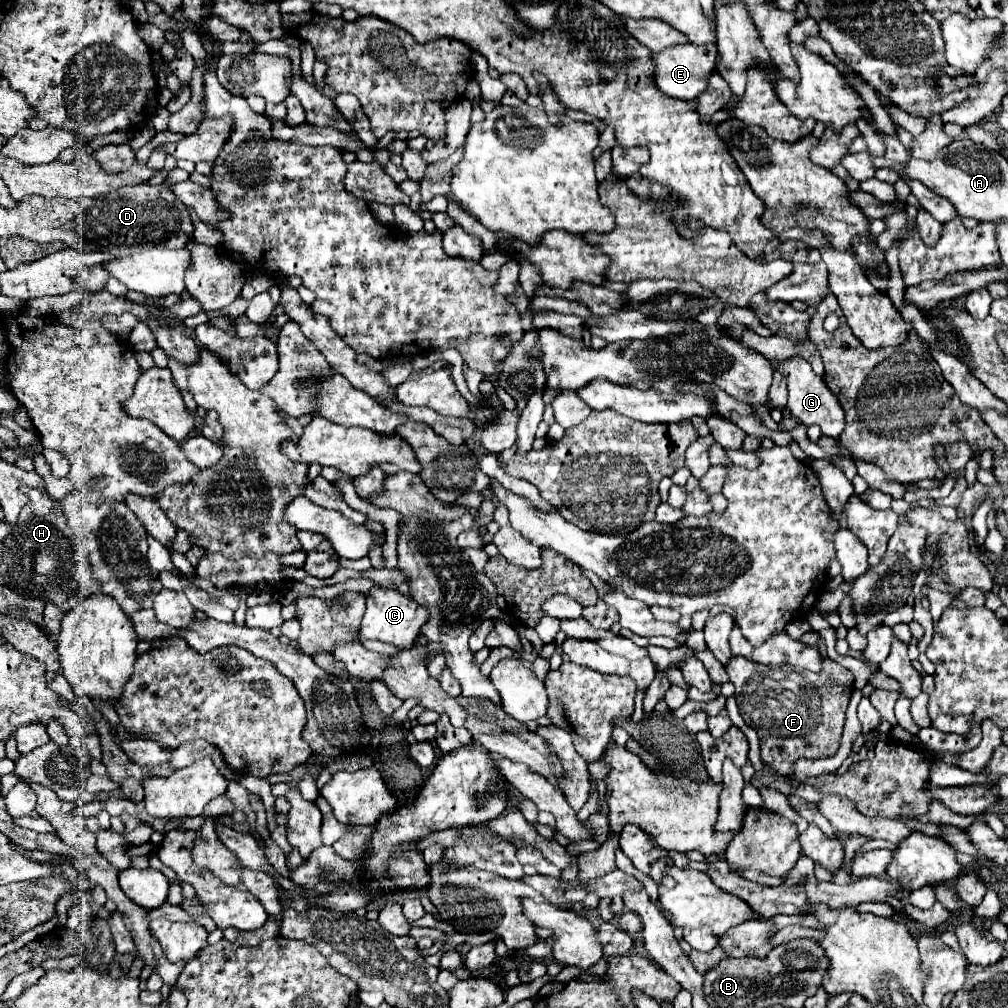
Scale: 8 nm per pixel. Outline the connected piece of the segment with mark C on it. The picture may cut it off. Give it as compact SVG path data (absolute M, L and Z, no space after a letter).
M374 585L366 595L366 613L362 617L360 635L364 639L378 639L378 641L408 649L414 645L414 639L418 637L420 627L426 623L426 619L428 619L428 609L424 605L418 605L414 599L402 595L398 587L386 589L386 587Z

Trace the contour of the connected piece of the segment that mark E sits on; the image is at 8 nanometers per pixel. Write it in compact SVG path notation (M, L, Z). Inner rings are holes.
M692 45L668 47L668 51L654 53L656 61L656 85L670 97L676 99L696 99L708 89L708 77L716 71L718 65L718 47L716 45Z

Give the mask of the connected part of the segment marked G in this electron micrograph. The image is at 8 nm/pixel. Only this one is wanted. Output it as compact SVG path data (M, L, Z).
M796 355L792 359L772 363L772 367L780 367L780 371L784 371L784 375L788 379L788 405L790 405L792 417L796 417L800 423L806 426L816 424L821 428L823 435L838 439L846 425L845 413L840 407L838 397L826 387L824 379L814 375L810 363Z

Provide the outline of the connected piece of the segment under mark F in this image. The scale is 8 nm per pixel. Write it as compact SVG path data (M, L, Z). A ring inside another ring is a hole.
M732 657L726 663L730 681L736 687L736 703L746 725L760 737L760 759L780 775L792 775L792 765L800 757L820 759L838 751L846 709L852 697L852 673L832 659L824 659L820 673L776 671L776 667Z

